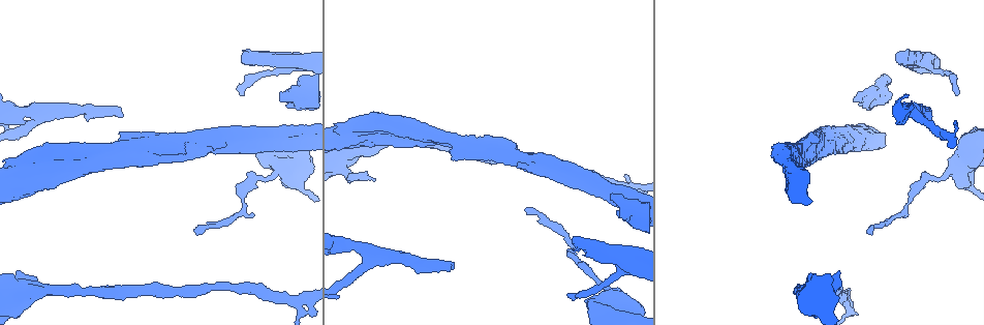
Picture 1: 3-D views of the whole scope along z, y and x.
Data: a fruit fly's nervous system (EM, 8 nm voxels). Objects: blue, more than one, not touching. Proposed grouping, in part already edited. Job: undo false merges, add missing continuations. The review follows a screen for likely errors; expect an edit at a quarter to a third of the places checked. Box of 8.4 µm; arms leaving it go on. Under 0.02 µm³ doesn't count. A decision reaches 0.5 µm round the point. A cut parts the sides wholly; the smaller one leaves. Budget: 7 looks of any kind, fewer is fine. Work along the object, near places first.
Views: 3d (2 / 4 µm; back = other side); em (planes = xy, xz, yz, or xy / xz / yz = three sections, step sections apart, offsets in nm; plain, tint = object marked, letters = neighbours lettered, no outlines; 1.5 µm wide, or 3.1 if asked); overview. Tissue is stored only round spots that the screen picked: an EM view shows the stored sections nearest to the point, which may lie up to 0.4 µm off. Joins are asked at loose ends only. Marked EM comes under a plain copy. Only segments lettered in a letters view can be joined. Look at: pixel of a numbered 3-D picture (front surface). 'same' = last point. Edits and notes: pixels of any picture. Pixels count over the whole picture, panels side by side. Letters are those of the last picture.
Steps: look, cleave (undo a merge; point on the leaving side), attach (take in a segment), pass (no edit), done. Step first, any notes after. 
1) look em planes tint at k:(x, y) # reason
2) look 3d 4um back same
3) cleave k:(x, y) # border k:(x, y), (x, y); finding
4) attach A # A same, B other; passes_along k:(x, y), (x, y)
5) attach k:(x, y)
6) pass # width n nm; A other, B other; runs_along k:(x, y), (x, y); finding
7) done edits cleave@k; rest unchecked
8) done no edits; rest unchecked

look 3d 4um back at 1:(611, 198) # branch stops here

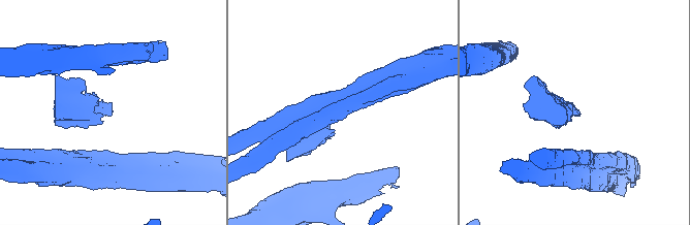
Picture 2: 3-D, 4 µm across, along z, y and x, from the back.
look em planes letters at 2:(574, 115)

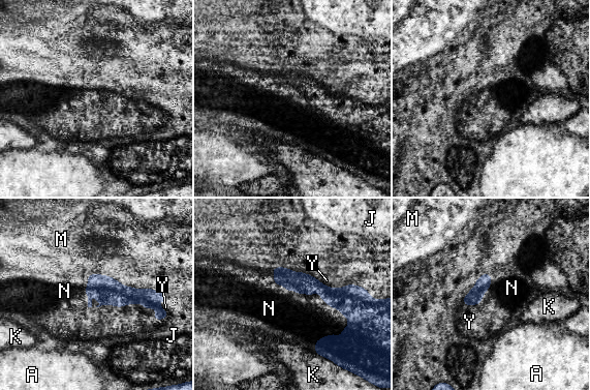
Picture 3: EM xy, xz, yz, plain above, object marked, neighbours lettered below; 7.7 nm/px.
attach N # A other, J other, K other, M other, N same, Y other; passes_along 3:(337, 298), (307, 295), (290, 317); the neuron continues

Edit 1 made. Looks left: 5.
look overview

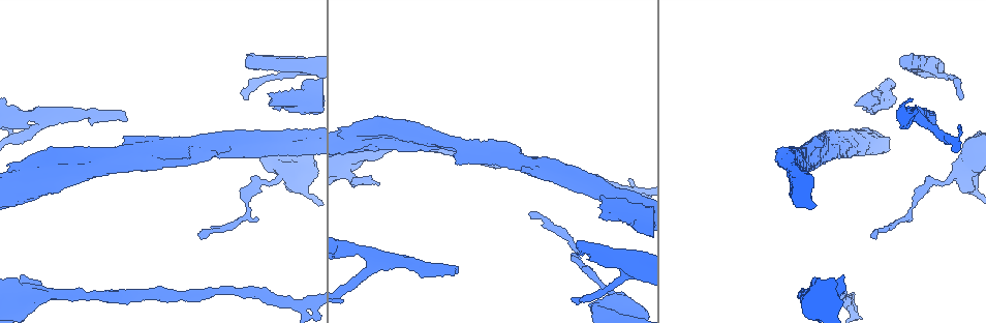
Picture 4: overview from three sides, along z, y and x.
look em planes letters at 4:(579, 303) # branch stops here

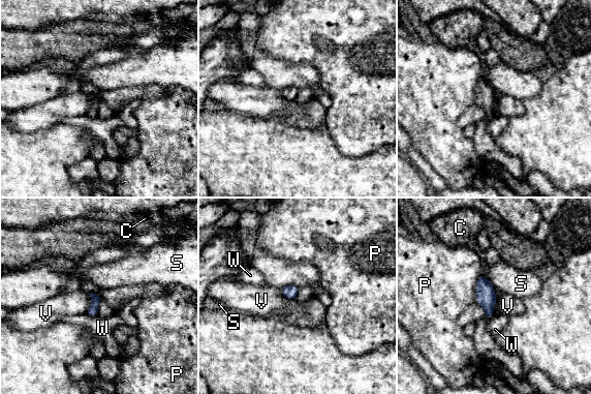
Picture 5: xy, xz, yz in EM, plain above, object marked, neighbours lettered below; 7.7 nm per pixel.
pass # C other, P other, S other, V other, W other; border 5:(90, 293), (90, 306), (86, 312); none of them fits

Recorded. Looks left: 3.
look 3d 2um at 4:(457, 267) # branch stops here

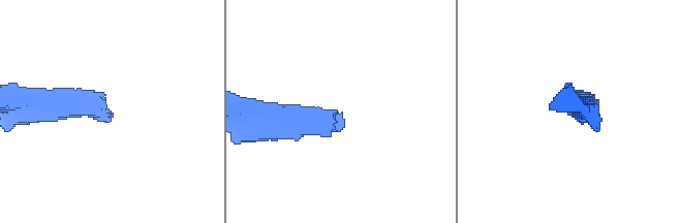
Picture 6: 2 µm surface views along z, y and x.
look em planes letters at 6:(108, 116)

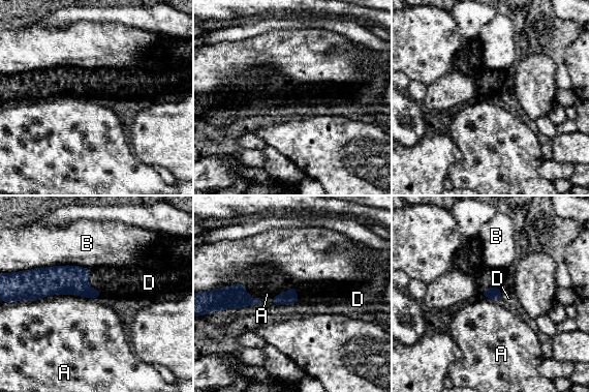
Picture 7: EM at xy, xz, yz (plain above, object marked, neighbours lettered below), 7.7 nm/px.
attach D # A other, B other, D same; passes_along 7:(493, 293), (500, 295), (508, 298); the neuron continues

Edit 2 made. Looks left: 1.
done edits attach@3, attach@7; rest unchecked

